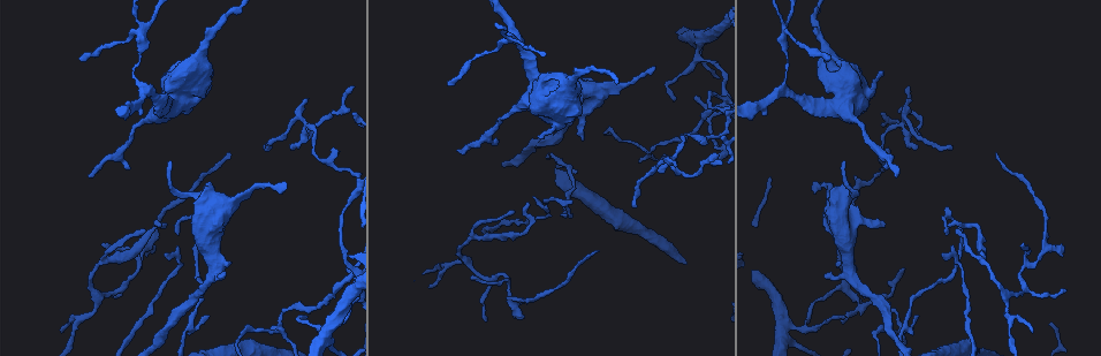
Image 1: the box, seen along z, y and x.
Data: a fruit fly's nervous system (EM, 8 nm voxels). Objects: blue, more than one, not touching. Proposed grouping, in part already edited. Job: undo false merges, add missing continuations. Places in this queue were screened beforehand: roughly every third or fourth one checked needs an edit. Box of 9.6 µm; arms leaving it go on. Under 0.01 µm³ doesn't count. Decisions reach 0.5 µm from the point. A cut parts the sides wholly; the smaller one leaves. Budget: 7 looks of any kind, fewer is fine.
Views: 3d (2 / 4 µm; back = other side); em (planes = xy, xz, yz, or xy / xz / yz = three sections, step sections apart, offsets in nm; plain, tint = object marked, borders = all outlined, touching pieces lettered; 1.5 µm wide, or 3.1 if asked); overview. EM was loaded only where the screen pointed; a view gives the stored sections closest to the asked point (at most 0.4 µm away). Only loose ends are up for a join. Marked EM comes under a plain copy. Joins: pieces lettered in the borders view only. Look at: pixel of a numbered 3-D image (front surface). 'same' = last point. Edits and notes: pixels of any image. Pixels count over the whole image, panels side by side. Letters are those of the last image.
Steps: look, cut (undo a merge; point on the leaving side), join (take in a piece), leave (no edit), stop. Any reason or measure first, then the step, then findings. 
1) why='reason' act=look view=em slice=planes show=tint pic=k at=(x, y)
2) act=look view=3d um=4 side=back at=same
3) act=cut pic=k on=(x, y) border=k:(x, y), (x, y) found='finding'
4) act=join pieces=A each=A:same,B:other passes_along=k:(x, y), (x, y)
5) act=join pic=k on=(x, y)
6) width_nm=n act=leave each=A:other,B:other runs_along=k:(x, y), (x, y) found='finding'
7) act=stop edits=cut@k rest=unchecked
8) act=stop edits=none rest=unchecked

why='abrupt turn' act=look view=3d um=2 pic=1 at=(878, 326)

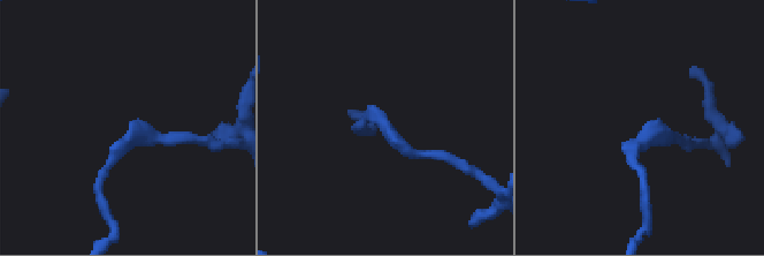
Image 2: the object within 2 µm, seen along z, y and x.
why='shape alone is not enough' act=look view=em slice=xy step=8 show=tint pic=2 at=(390, 134)

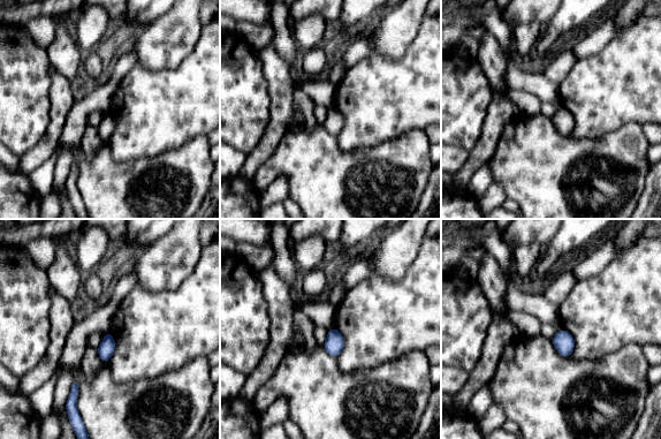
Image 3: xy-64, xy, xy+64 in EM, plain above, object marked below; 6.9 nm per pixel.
act=look view=em slice=planes show=borders at=same

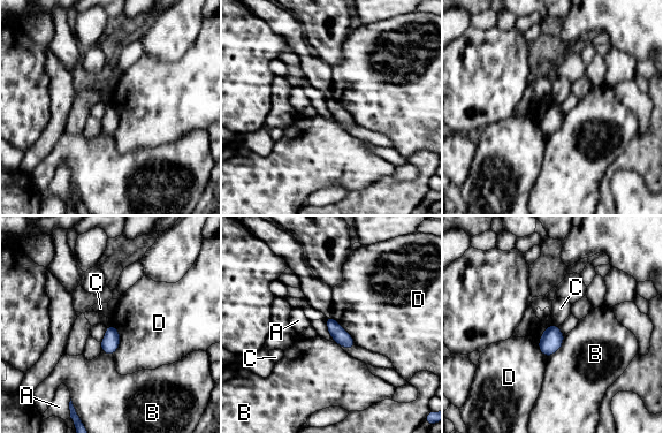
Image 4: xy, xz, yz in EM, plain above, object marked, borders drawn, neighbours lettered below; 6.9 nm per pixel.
width_nm=100 act=leave each=A:other,B:other,C:other,D:other border=4:(329, 316), (351, 336), (357, 346) found='all the same neuron'

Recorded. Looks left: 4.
why='branch stops here' act=look view=3d um=2 side=back pic=1 at=(825, 274)

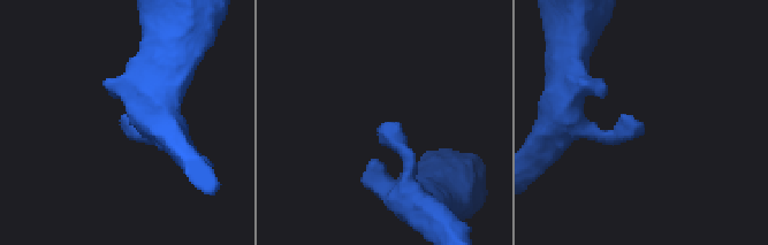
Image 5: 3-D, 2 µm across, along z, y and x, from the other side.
why='shape alone is not enough' act=look view=em slice=planes show=borders pic=5 at=(641, 128)

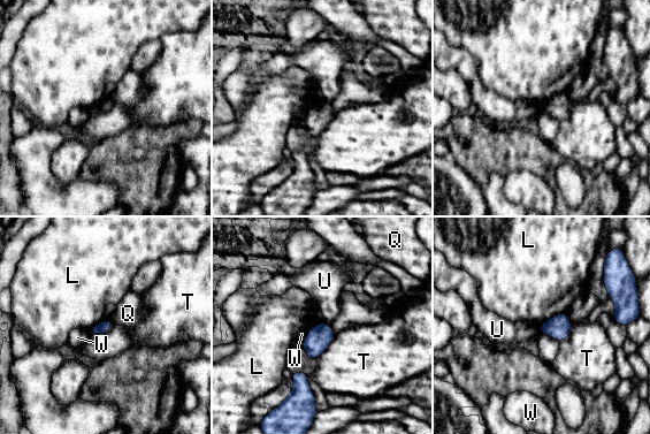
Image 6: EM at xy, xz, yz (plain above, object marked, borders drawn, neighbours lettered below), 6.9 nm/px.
act=leave each=L:other,Q:other,T:other,U:other,W:other border=6:(320, 322), (328, 325) found='no lettered piece goes on from it'

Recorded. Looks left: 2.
why='stops while still wide' act=look view=3d um=2 pic=1 at=(206, 182)

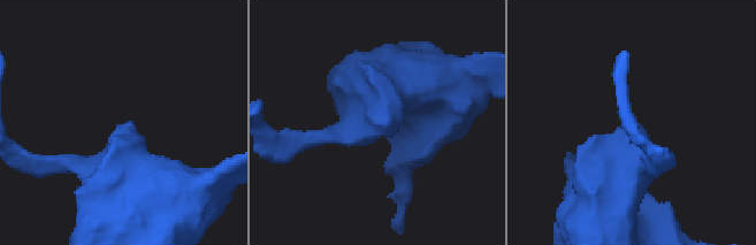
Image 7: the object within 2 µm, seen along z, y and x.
why='need the tissue' act=look view=em slice=planes show=borders pic=7 at=(119, 126)

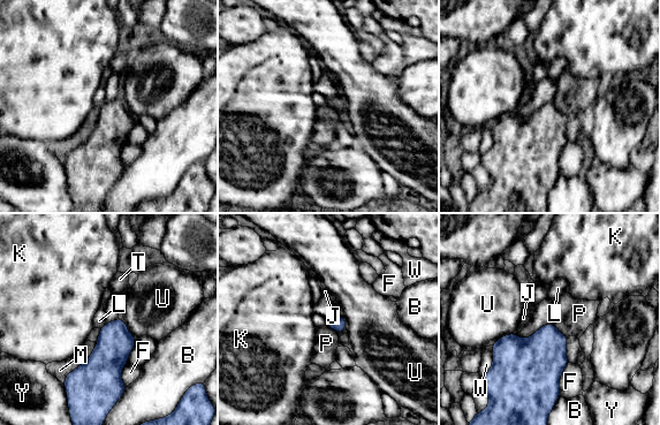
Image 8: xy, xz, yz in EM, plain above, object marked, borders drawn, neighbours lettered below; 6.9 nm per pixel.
act=leave each=B:other,F:other,J:other,K:other,L:other,M:other,P:other,T:other,U:other,W:other,Y:other border=8:(106, 323), (100, 327) found='none of them fits'

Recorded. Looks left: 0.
act=stop edits=none rest=unchecked

